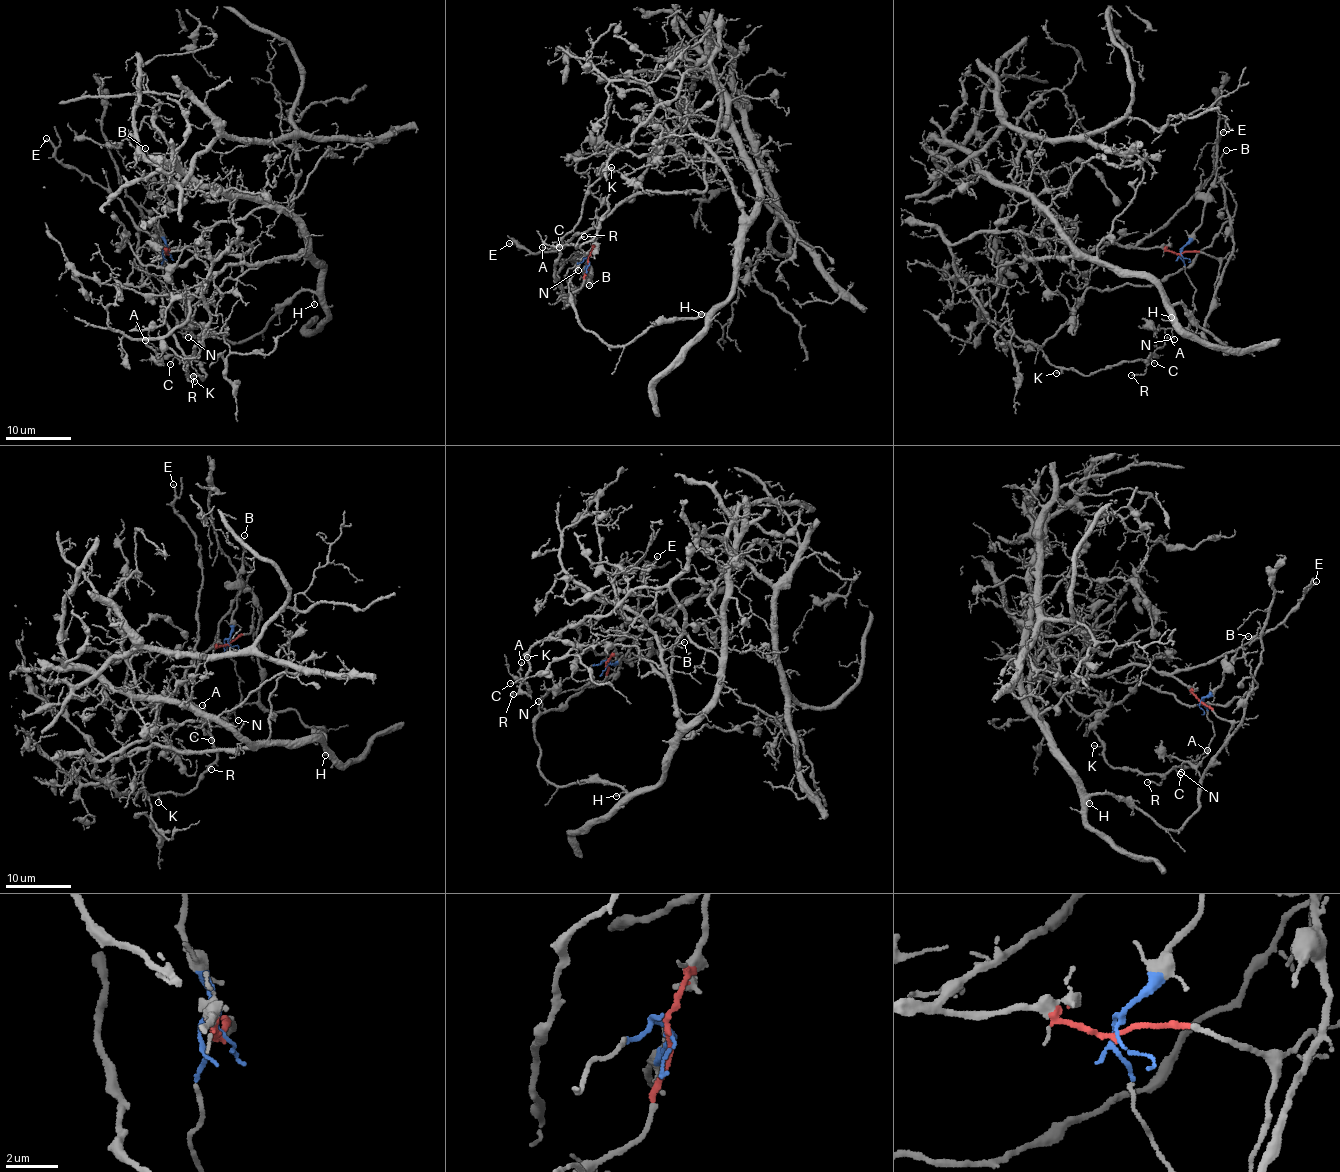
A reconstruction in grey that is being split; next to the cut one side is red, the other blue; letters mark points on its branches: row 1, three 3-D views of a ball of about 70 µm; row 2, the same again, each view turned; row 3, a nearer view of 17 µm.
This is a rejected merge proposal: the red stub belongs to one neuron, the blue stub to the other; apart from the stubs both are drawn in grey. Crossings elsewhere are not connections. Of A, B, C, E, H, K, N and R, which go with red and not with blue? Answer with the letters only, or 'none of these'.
A, C, E, K, R

